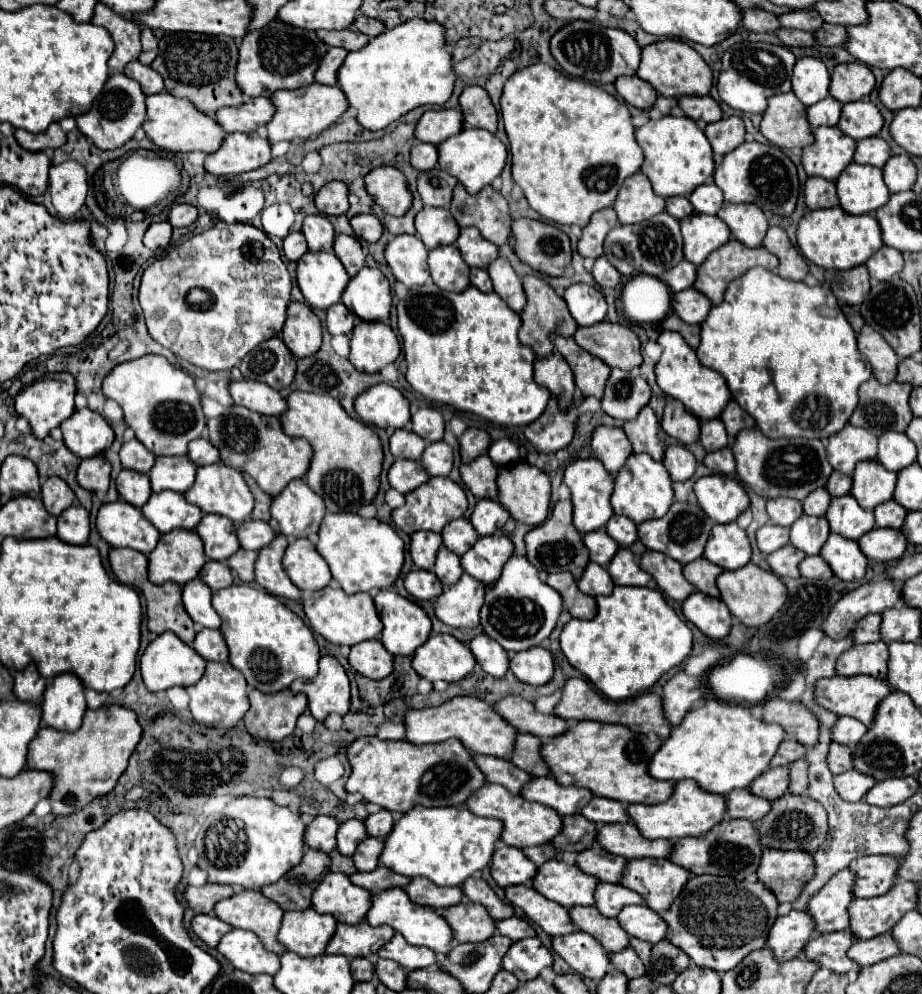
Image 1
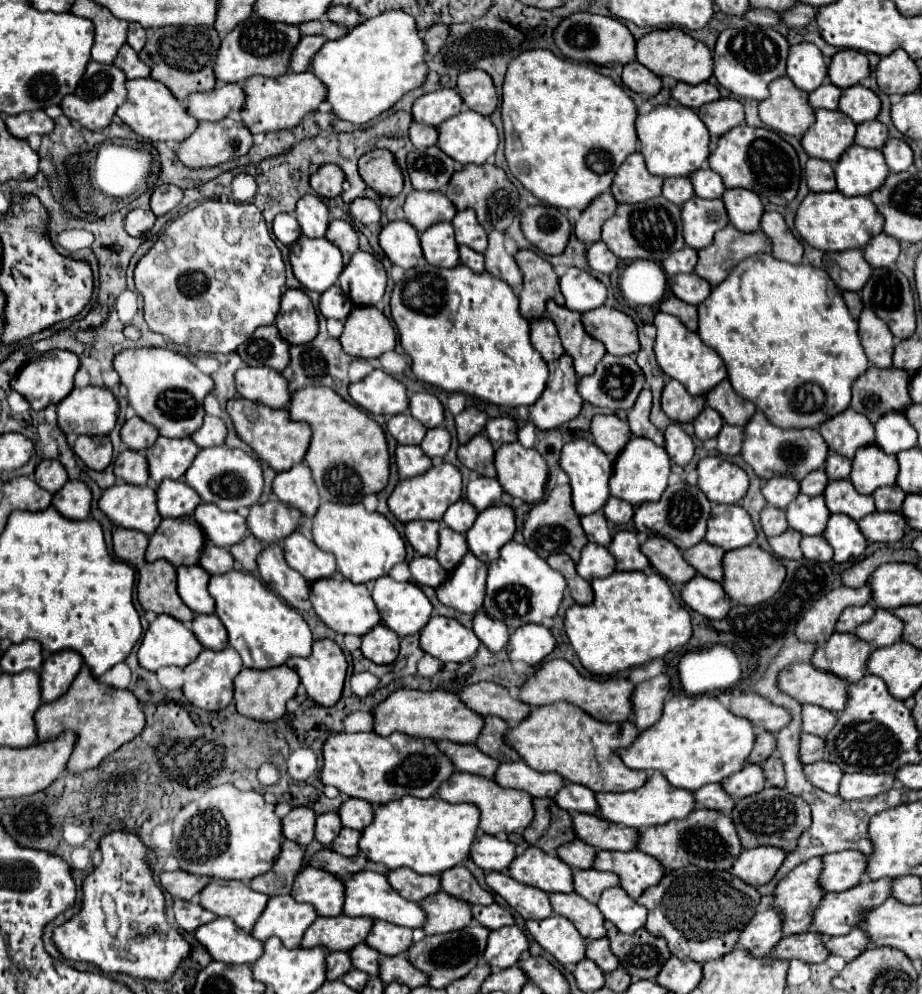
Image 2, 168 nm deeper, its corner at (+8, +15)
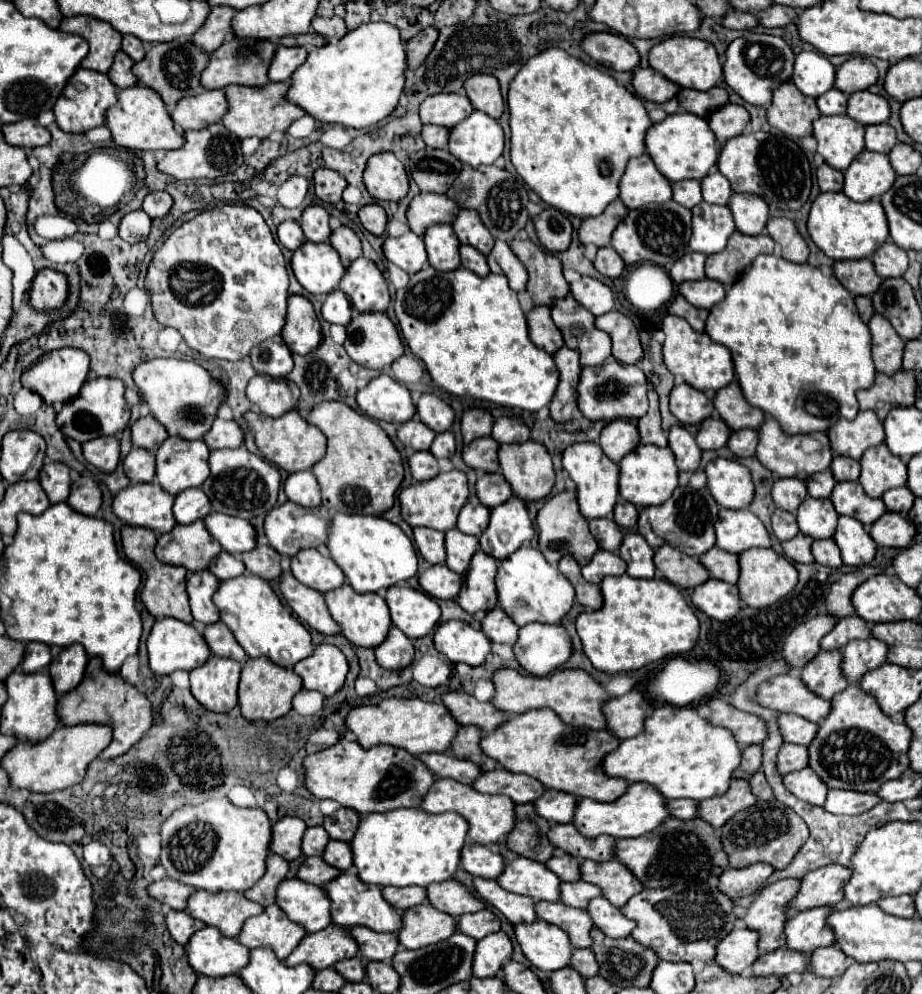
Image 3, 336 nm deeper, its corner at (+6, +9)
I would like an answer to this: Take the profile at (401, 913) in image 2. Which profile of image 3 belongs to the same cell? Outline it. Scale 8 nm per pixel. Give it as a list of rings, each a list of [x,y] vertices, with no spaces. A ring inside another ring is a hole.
[[[344,872],[332,882],[328,882],[326,892],[332,900],[332,922],[344,928],[368,926],[376,932],[398,932],[402,926],[402,914],[394,910],[384,898],[380,886],[366,886],[366,882],[358,882],[354,872]]]

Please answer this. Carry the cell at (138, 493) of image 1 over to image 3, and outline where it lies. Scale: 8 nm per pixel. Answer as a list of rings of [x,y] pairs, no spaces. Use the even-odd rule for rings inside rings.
[[[132,448],[130,454],[124,458],[124,472],[132,484],[138,482],[152,482],[156,468],[154,468],[154,454],[144,448]]]

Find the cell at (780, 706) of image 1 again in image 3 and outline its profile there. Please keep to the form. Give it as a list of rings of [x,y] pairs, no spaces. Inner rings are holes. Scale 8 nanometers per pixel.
[[[710,698],[708,706],[714,710],[708,720],[716,726],[732,730],[742,748],[750,744],[762,744],[766,740],[766,722],[756,718],[756,714],[734,710],[734,706],[722,698]]]

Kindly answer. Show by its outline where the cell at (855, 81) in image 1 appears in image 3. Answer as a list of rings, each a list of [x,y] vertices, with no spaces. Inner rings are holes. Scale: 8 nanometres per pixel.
[[[854,56],[846,60],[838,70],[836,70],[836,88],[842,90],[844,94],[854,94],[860,90],[870,88],[878,78],[876,66],[862,56]]]

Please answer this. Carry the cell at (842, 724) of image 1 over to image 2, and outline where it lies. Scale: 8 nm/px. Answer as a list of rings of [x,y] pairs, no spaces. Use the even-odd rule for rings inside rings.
[[[812,704],[802,706],[802,732],[814,734],[814,736],[826,736],[832,724],[836,724],[834,712],[824,712],[822,708],[816,708]]]

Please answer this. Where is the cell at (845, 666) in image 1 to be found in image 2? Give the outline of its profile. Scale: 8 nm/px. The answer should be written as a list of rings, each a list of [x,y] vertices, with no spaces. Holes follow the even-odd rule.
[[[834,632],[824,646],[818,646],[812,656],[812,666],[830,672],[842,680],[856,682],[866,674],[866,662],[872,648],[856,638],[856,634]]]

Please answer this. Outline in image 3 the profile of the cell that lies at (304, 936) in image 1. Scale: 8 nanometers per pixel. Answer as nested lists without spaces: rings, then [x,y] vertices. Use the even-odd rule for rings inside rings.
[[[272,904],[264,908],[260,916],[248,918],[236,940],[248,948],[270,946],[276,952],[276,956],[284,960],[304,936],[306,930],[290,922],[286,918],[286,912],[280,910],[278,904]]]

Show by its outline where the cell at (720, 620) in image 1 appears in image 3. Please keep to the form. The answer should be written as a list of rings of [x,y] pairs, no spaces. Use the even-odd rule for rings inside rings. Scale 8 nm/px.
[[[710,578],[694,588],[692,604],[714,620],[730,620],[740,610],[738,588],[734,584]]]

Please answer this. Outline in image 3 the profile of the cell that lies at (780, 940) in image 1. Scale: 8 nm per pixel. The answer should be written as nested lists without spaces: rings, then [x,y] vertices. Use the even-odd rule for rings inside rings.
[[[734,928],[722,942],[718,942],[716,964],[732,974],[744,974],[760,958],[758,932]]]

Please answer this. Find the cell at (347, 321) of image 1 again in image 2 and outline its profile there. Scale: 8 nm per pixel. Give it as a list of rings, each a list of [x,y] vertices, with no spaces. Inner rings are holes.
[[[338,284],[330,286],[324,294],[320,294],[320,312],[326,318],[336,318],[340,322],[344,322],[352,310],[352,300],[348,300],[348,296],[344,296],[342,288]]]

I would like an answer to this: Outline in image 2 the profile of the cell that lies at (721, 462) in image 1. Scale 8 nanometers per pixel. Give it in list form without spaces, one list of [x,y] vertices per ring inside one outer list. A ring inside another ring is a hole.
[[[724,424],[716,438],[716,450],[720,450],[726,456],[736,456],[742,450],[742,440],[744,440],[744,430],[738,426]]]

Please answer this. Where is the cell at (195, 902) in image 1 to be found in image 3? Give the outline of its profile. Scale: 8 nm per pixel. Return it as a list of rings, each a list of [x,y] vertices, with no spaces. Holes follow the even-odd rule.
[[[164,878],[160,882],[152,882],[148,886],[148,892],[150,892],[150,896],[160,900],[162,904],[172,906],[174,910],[186,910],[186,902],[188,902],[190,894],[194,892],[194,888],[186,886],[182,882],[174,882],[172,878]]]

